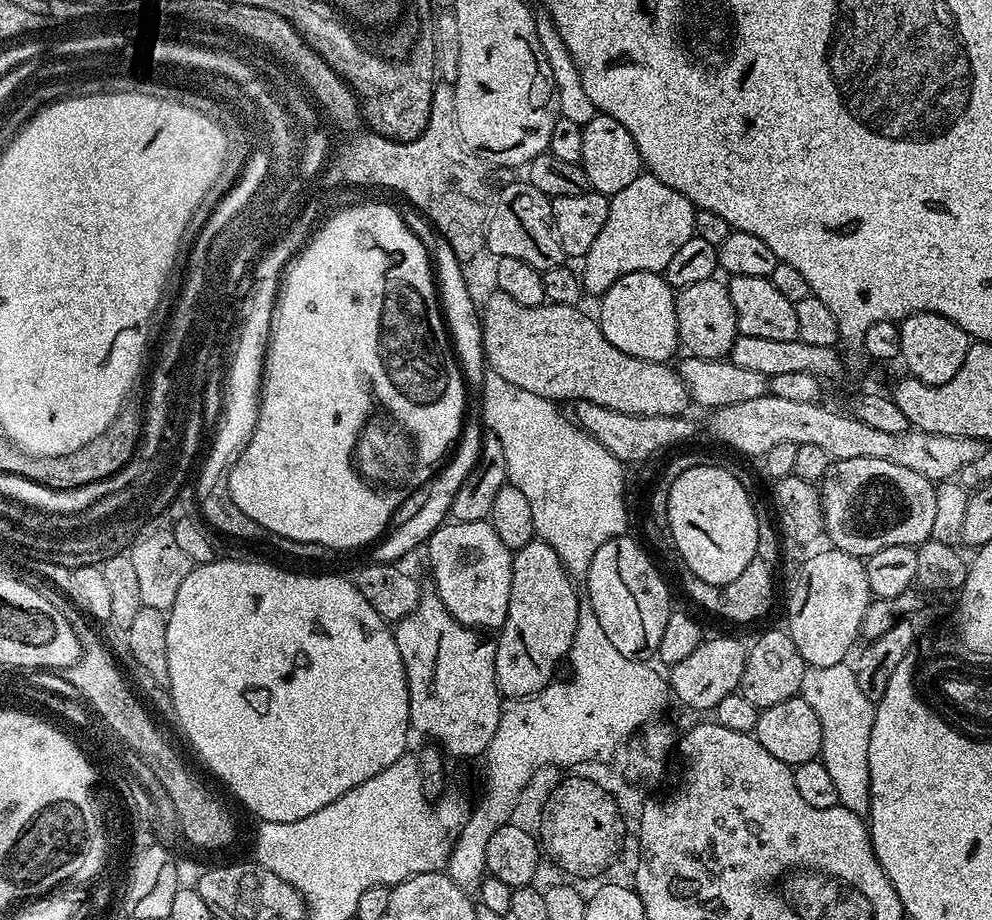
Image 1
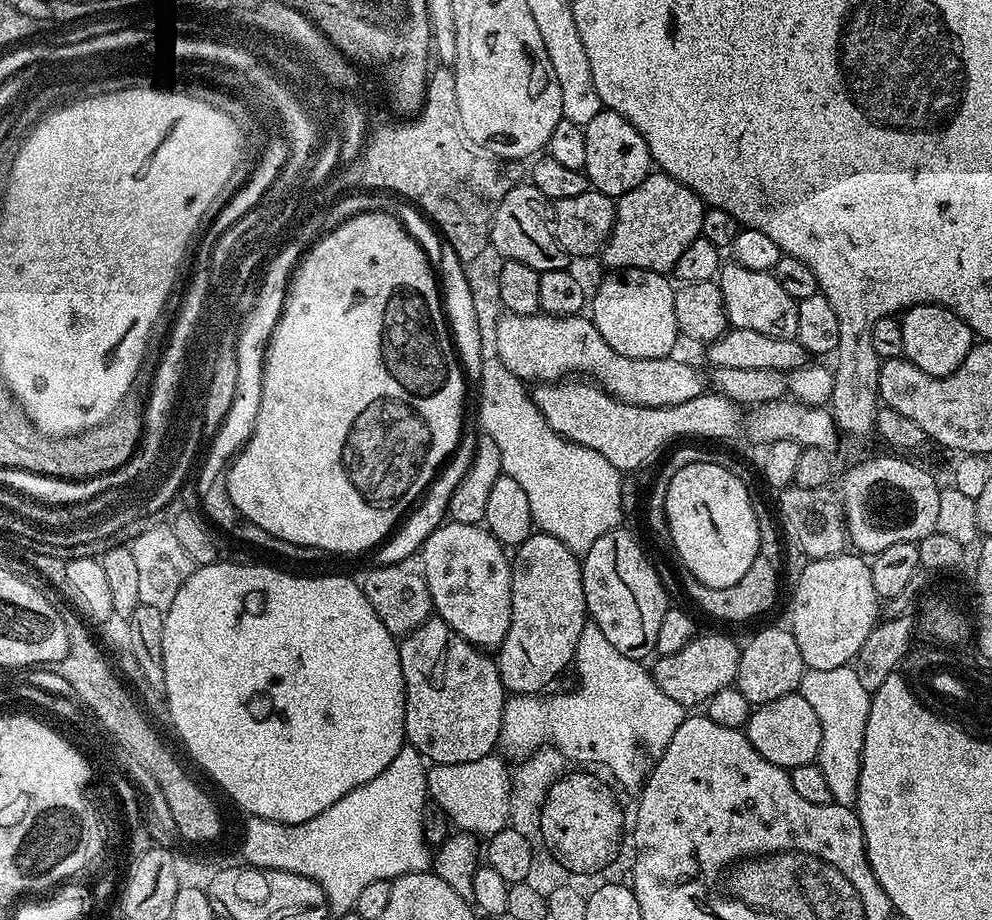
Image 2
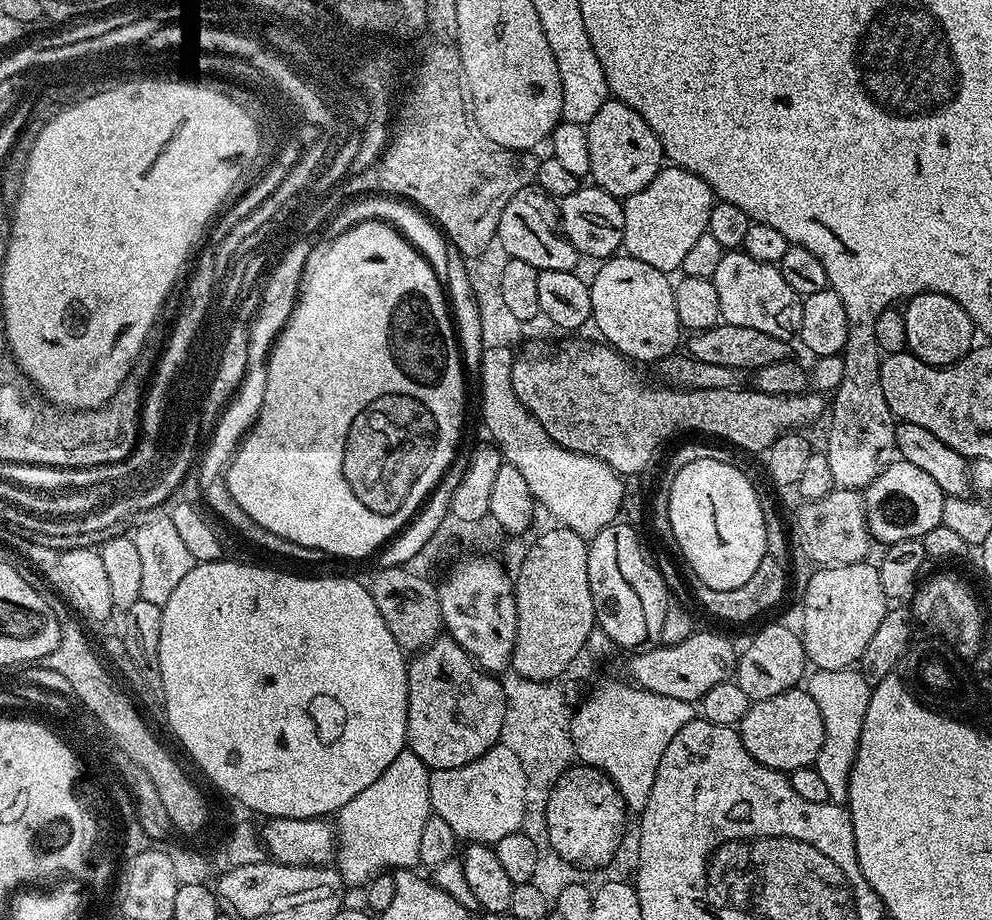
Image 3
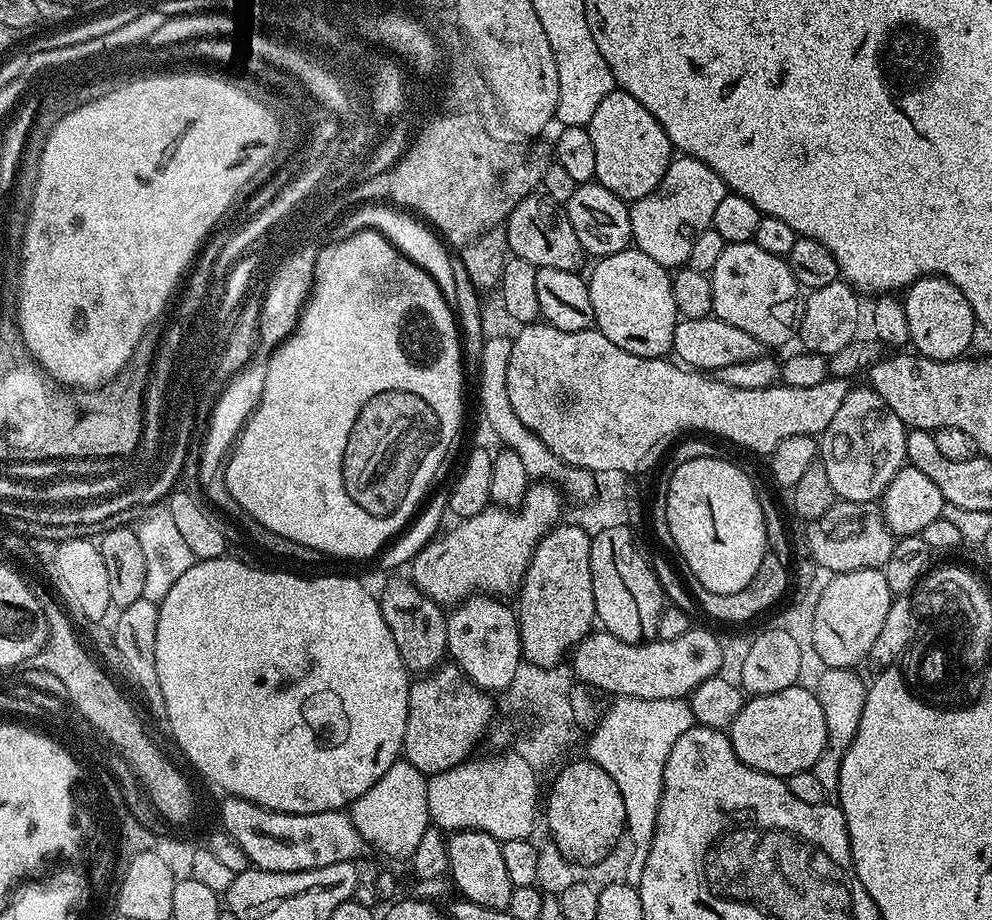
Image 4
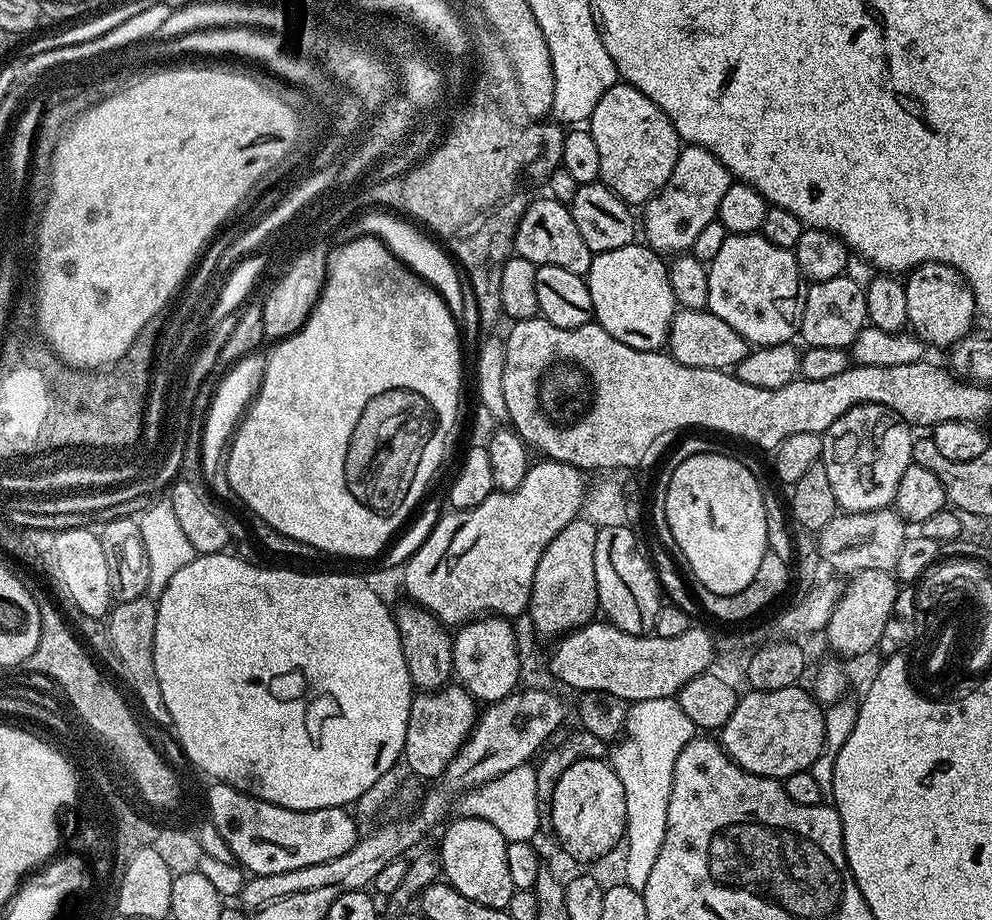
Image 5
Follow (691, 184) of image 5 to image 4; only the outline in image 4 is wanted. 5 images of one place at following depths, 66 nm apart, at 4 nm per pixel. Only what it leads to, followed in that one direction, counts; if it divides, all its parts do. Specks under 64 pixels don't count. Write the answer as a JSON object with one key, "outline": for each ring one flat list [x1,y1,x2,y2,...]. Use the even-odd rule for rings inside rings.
{"outline":[[677,155,666,170,662,182,641,200,631,201,628,213,632,227,632,244,650,254,669,270,687,265,690,246,694,238,712,226,714,210,726,195,726,185,722,178,704,160,693,156]]}

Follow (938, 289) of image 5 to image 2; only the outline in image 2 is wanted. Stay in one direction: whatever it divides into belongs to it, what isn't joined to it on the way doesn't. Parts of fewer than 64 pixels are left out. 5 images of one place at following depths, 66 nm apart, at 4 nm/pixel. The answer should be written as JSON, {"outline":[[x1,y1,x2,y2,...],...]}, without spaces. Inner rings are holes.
{"outline":[[919,304,907,309,900,320,902,326,903,359,931,376,948,376,970,354,974,343,972,328,961,316,941,304]]}

